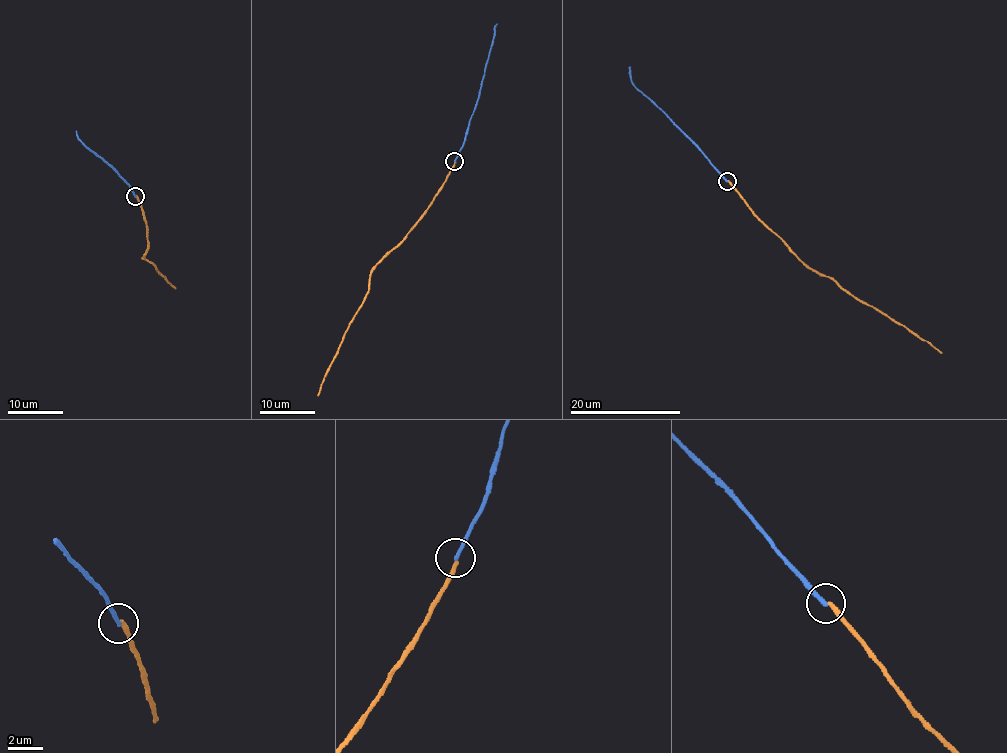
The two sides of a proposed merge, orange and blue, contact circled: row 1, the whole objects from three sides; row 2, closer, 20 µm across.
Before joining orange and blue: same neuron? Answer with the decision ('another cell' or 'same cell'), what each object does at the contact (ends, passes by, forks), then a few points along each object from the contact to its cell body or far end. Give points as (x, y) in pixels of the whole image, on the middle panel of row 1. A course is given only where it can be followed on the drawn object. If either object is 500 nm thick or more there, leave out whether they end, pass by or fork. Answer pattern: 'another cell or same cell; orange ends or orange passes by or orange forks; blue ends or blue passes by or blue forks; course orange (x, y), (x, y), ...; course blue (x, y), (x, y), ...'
another cell; orange ends; blue ends; course orange (454, 161), (427, 209), (399, 245), (374, 266), (364, 302), (346, 331), (317, 395); course blue (454, 161), (467, 133), (497, 24)

